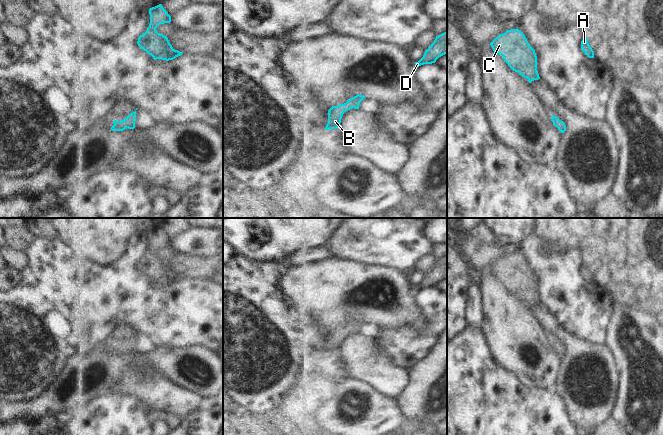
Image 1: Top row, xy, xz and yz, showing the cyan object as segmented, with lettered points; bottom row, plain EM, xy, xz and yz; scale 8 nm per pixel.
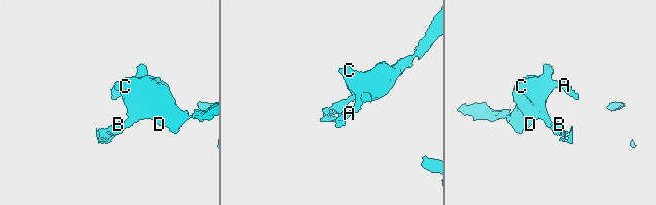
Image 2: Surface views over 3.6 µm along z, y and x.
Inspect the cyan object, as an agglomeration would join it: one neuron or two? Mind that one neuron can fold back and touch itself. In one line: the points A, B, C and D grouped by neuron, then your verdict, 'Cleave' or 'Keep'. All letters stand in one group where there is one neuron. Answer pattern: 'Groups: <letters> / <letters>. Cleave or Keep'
Groups: A B C D. Keep

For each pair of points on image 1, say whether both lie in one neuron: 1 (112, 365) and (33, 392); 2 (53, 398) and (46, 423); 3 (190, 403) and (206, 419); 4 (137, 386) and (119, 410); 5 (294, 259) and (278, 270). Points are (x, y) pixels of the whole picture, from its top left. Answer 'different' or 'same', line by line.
1: different
2: different
3: different
4: different
5: different

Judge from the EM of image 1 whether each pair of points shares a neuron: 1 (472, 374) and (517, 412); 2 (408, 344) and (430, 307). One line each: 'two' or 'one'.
1: one
2: one

